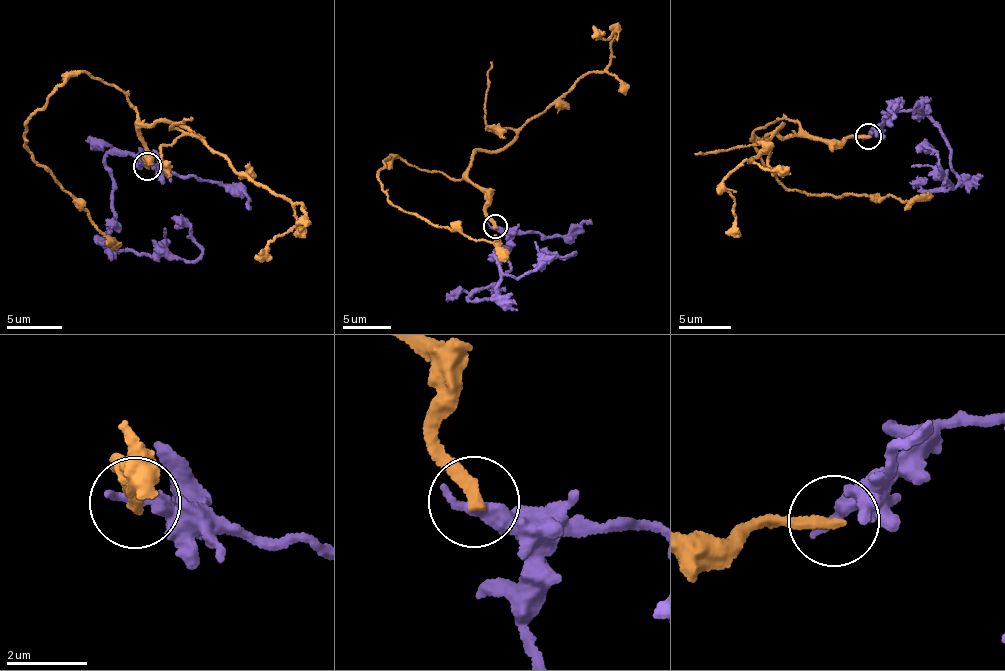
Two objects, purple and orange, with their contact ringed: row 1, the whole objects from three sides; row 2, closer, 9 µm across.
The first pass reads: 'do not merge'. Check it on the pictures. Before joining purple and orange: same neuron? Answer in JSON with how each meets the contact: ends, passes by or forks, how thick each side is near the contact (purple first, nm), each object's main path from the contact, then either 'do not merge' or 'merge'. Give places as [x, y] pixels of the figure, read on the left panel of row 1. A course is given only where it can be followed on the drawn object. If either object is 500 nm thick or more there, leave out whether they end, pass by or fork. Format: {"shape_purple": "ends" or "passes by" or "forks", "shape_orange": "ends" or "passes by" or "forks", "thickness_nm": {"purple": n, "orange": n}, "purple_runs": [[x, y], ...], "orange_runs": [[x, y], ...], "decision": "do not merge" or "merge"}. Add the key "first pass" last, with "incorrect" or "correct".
{"shape_purple": "ends", "shape_orange": "ends", "thickness_nm": {"purple": 360, "orange": 320}, "purple_runs": [[147, 167], [162, 163], [107, 155], [112, 226], [103, 244], [196, 259], [200, 247], [173, 215]], "orange_runs": [[147, 167], [136, 112], [123, 90], [76, 70], [24, 126], [23, 139], [35, 164], [48, 166], [117, 249]], "decision": "do not merge", "first pass": "correct"}

